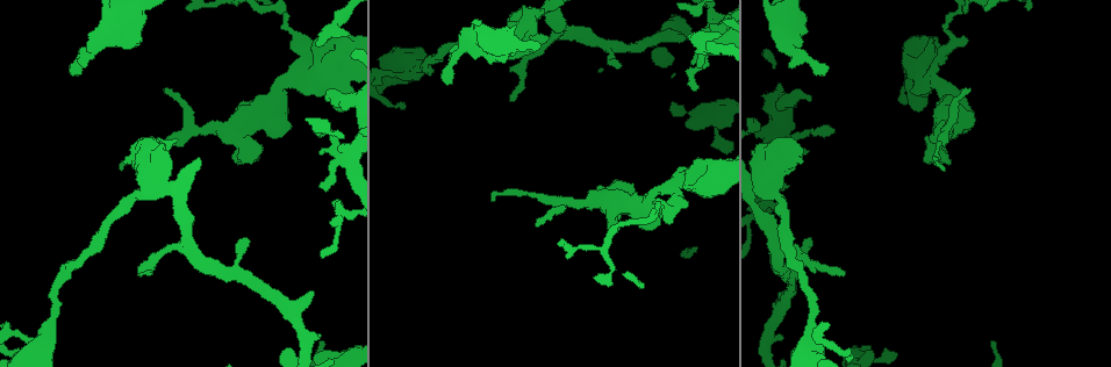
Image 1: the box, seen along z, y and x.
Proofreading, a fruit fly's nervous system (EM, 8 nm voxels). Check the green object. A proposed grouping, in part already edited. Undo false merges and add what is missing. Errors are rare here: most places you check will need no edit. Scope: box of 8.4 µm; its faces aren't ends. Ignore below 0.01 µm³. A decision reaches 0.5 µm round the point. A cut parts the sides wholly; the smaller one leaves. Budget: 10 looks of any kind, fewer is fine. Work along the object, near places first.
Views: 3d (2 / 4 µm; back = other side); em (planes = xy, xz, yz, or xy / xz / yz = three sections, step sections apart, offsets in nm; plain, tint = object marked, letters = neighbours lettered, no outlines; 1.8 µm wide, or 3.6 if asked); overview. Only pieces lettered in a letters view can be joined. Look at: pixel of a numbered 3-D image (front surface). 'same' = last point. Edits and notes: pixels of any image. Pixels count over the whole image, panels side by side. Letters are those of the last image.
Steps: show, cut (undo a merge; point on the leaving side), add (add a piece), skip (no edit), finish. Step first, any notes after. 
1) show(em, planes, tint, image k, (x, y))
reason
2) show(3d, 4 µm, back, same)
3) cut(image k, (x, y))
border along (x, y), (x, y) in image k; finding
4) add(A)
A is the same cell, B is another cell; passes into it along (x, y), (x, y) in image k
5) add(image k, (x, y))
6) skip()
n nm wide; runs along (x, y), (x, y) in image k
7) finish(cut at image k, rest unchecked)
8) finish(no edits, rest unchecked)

show(em, xy, step 16, letters, image 1, (564, 199))
calibre changes

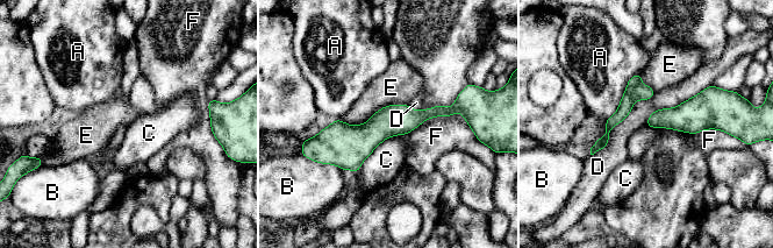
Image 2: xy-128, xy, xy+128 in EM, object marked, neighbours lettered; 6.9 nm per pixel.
show(em, planes, letters, same)

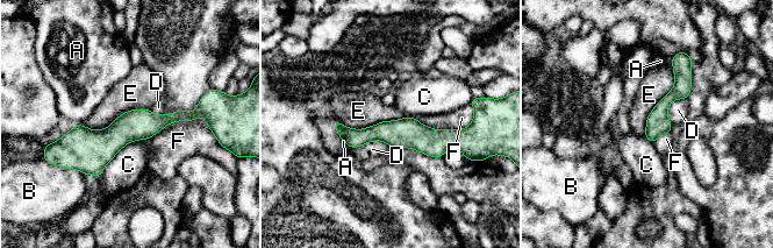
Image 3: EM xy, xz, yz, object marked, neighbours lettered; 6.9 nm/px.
skip()
A, B, C, D, E and F are other cells; runs along (199, 113), (63, 143) in image 3; continuous, no second cell

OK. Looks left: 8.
show(em, planes, letters, image 1, (826, 72))
an open end

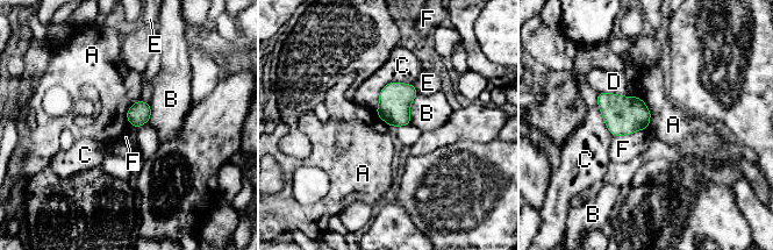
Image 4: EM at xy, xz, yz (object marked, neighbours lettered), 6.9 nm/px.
skip()
C touches over 320 nm; A, B, C, D, E and F are other cells; border along (641, 98), (650, 113), (649, 126) in image 4; none of them fits

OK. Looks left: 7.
show(em, planes, tint, image 1, (547, 36))
thick end

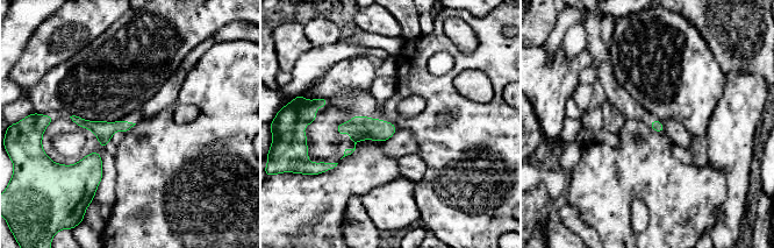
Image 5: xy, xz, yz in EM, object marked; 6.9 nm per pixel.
show(em, planes, letters, same)

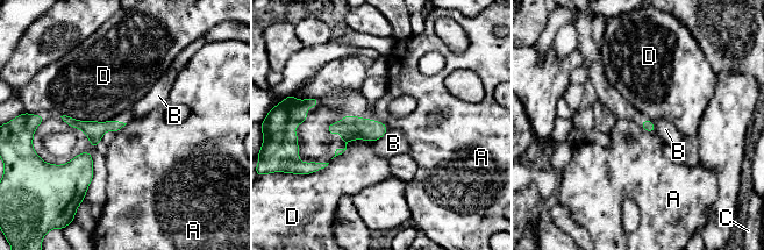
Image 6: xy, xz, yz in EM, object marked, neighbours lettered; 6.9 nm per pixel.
skip()
A, B, C and D are other cells; runs along (66, 119), (86, 127), (119, 124) in image 6; no lettered piece goes on from it

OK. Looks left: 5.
show(em, planes, letters, image 1, (285, 16))
abrupt turn

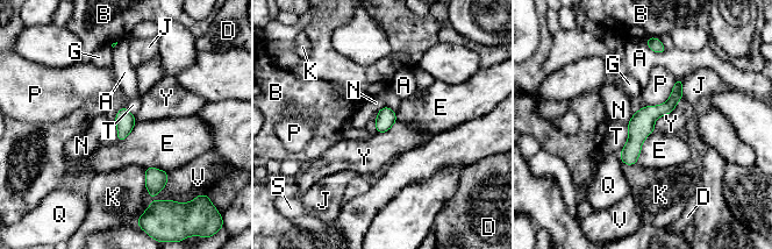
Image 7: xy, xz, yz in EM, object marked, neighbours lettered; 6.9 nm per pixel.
skip()
140 nm wide; A, B, D, E, G, J, K, N, P, Q, S, T, V and Y are other cells; border along (634, 113), (627, 123) in image 7; all the same cell

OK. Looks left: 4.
finish(no edits, rest unchecked)

